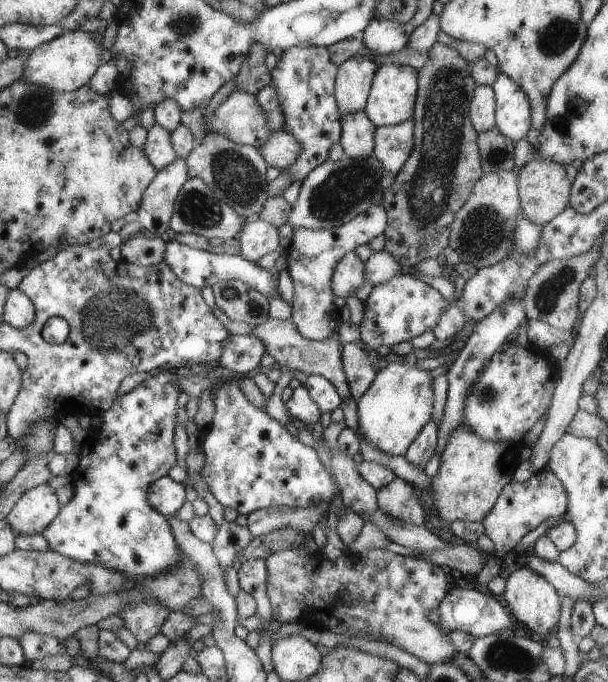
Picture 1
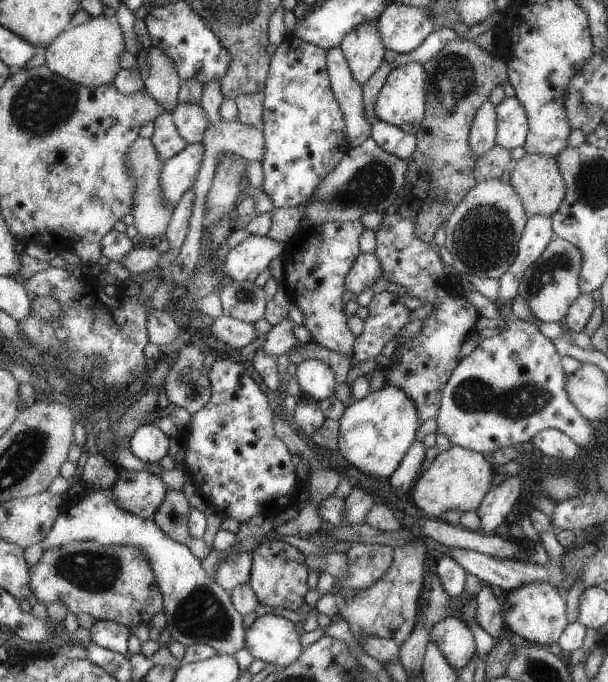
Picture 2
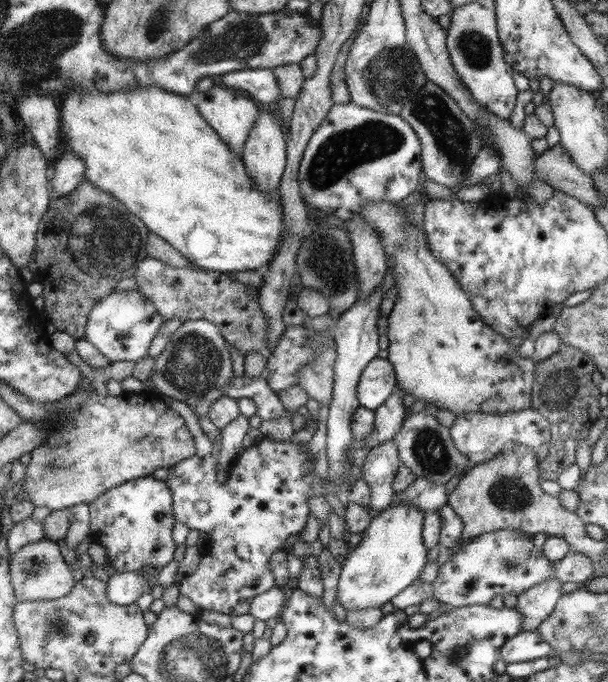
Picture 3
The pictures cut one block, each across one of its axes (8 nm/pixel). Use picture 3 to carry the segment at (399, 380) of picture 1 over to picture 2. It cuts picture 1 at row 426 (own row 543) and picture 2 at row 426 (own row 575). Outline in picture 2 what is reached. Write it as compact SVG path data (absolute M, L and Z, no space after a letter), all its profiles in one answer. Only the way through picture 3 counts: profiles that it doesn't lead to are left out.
M384 384L380 390L367 393L344 407L338 422L336 451L363 474L387 479L393 476L406 456L420 425L412 398L392 384Z

